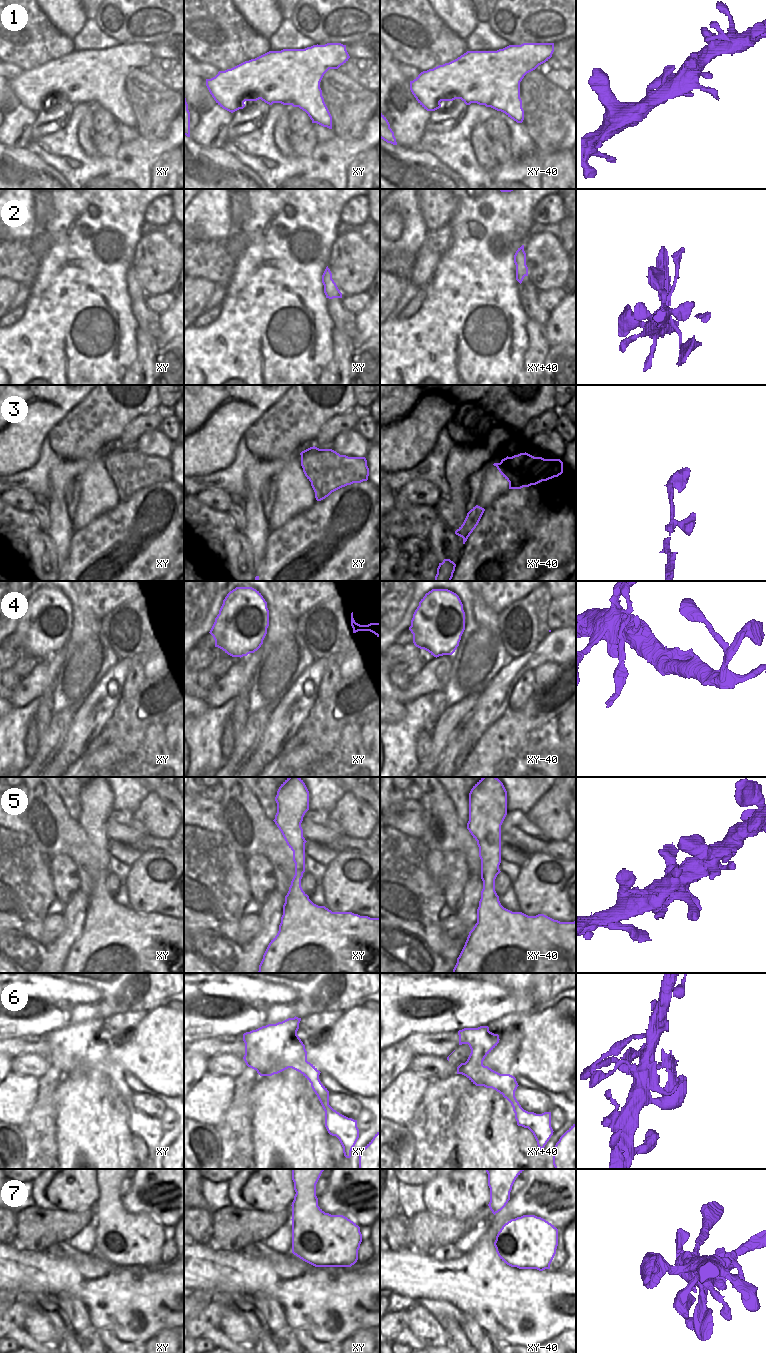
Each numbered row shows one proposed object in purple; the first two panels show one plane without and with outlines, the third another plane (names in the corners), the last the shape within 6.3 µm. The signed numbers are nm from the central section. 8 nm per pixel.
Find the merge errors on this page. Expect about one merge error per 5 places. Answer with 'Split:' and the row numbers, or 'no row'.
Split: no row

